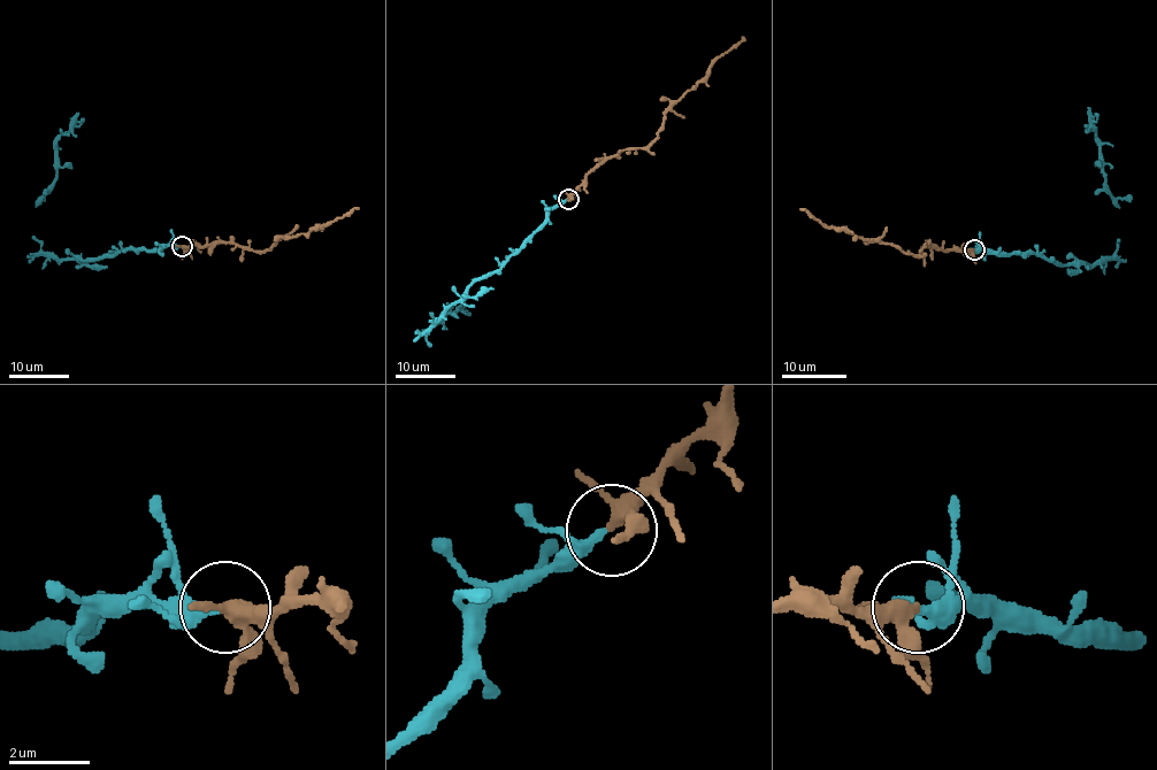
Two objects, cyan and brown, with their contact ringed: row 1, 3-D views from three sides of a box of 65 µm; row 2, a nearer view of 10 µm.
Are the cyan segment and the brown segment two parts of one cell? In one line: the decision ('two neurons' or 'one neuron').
one neuron

